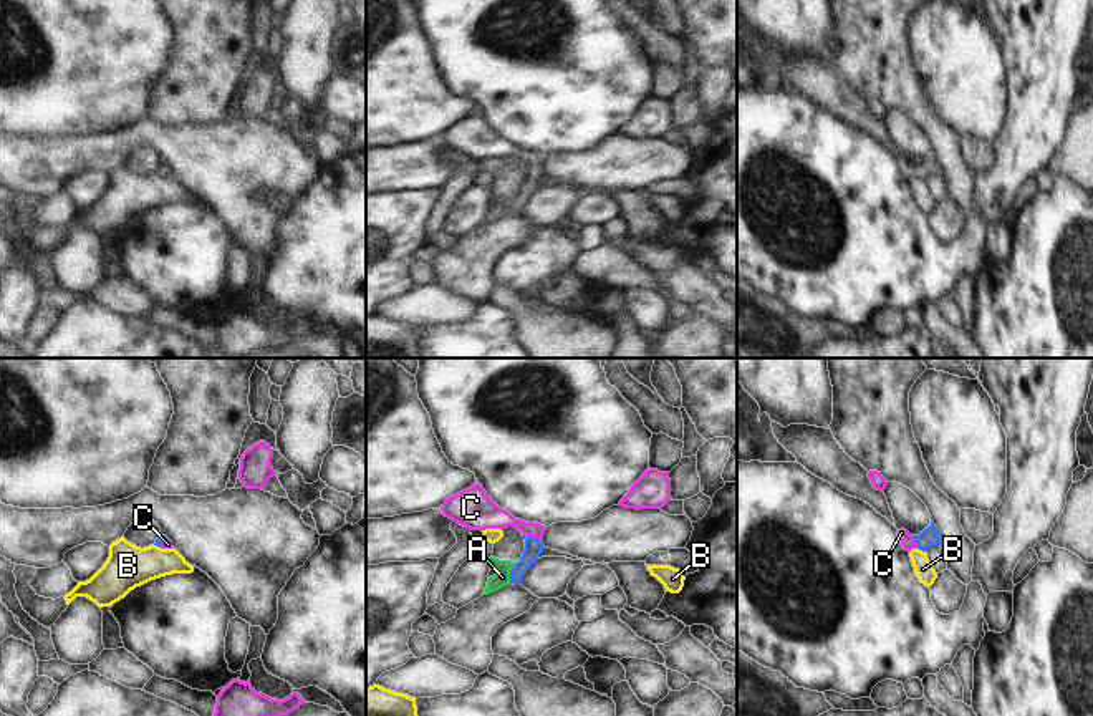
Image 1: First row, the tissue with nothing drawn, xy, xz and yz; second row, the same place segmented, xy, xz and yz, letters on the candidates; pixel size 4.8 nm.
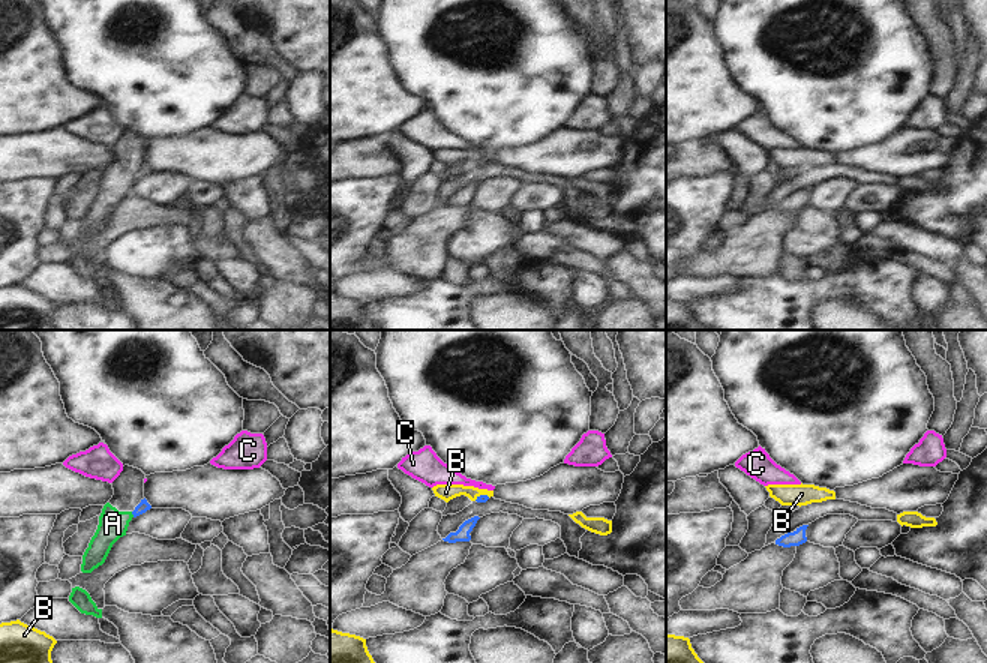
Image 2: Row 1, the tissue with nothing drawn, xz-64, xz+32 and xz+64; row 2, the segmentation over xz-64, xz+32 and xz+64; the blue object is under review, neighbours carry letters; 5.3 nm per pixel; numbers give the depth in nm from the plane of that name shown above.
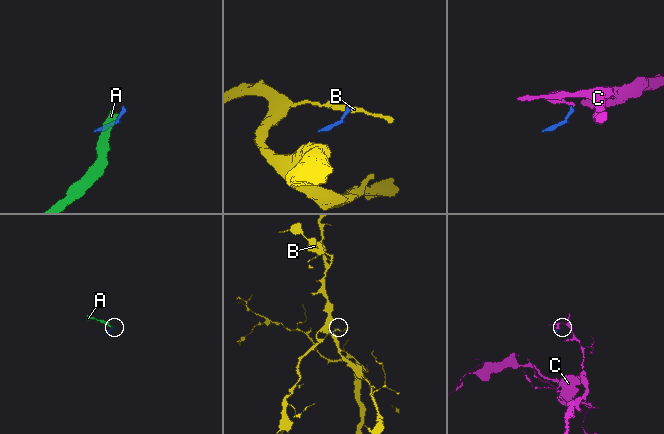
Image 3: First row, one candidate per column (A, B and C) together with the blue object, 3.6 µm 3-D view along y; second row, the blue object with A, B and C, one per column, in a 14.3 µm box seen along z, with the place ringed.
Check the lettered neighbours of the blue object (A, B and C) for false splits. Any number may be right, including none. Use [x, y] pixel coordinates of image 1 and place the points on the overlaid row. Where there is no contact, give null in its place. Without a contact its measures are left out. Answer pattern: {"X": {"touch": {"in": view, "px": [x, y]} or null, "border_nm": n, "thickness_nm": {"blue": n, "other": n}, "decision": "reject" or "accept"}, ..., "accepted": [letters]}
{"A": {"touch": {"in": "xz", "px": [510, 574]}, "border_nm": 100, "thickness_nm": {"blue": 90, "other": 80}, "decision": "reject"}, "B": {"touch": {"in": "yz", "px": [923, 551]}, "border_nm": 50, "thickness_nm": {"blue": 90, "other": 90}, "decision": "reject"}, "C": {"touch": {"in": "xz", "px": [534, 537]}, "border_nm": 80, "thickness_nm": {"blue": 90, "other": 130}, "decision": "accept"}, "accepted": ["C"]}

